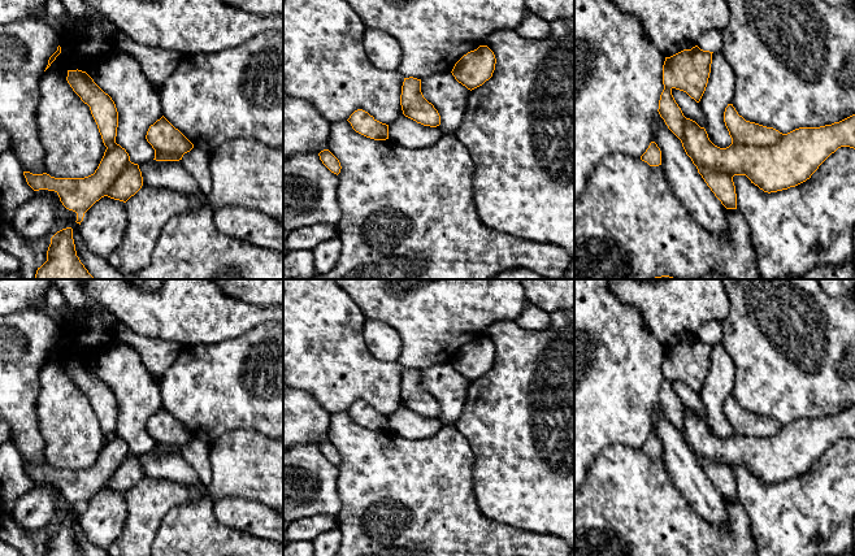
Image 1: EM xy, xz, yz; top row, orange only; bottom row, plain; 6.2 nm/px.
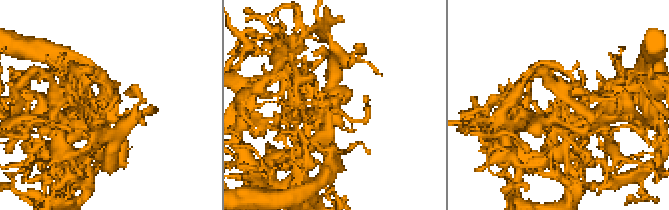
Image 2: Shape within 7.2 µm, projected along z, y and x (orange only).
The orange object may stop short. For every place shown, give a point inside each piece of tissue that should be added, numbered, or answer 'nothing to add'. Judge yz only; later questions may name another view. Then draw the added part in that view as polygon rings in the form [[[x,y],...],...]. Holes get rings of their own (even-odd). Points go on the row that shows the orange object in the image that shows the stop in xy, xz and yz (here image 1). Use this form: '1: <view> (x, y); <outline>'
nothing to add

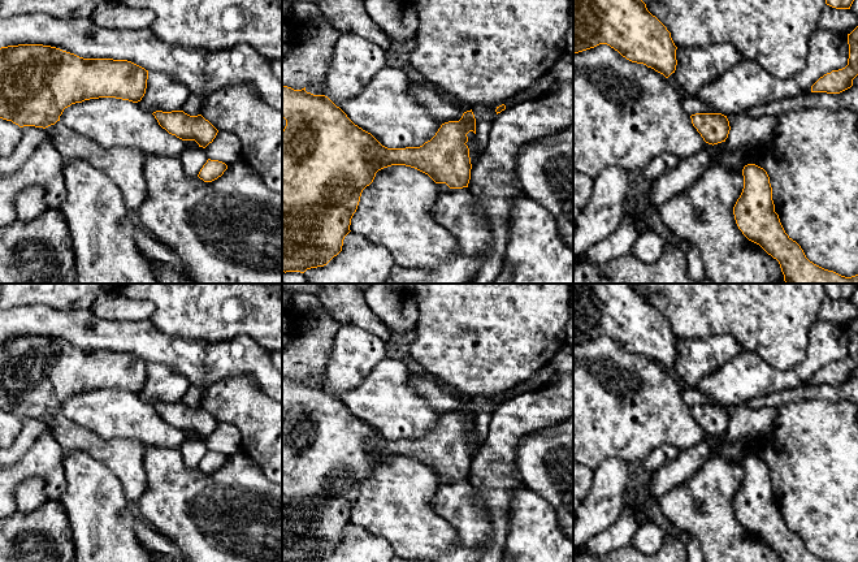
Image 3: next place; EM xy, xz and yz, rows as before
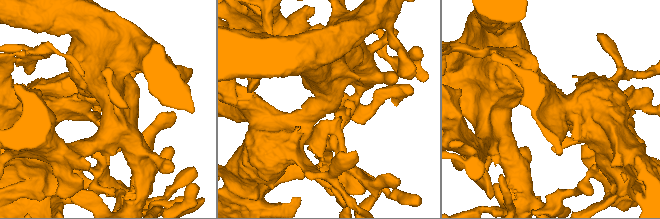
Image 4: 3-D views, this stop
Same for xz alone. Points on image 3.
1: xz (524, 95); [[[523,90],[519,94],[516,94],[514,98],[511,98],[510,100],[507,100],[504,103],[504,105],[506,105],[506,108],[514,107],[514,105],[516,105],[519,103],[529,100],[530,95],[532,95],[530,91]]]

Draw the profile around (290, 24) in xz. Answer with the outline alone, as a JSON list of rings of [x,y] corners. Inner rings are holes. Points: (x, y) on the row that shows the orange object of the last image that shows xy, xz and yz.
[[[282,0],[282,59],[296,47],[300,38],[300,21],[294,12],[294,4]]]

